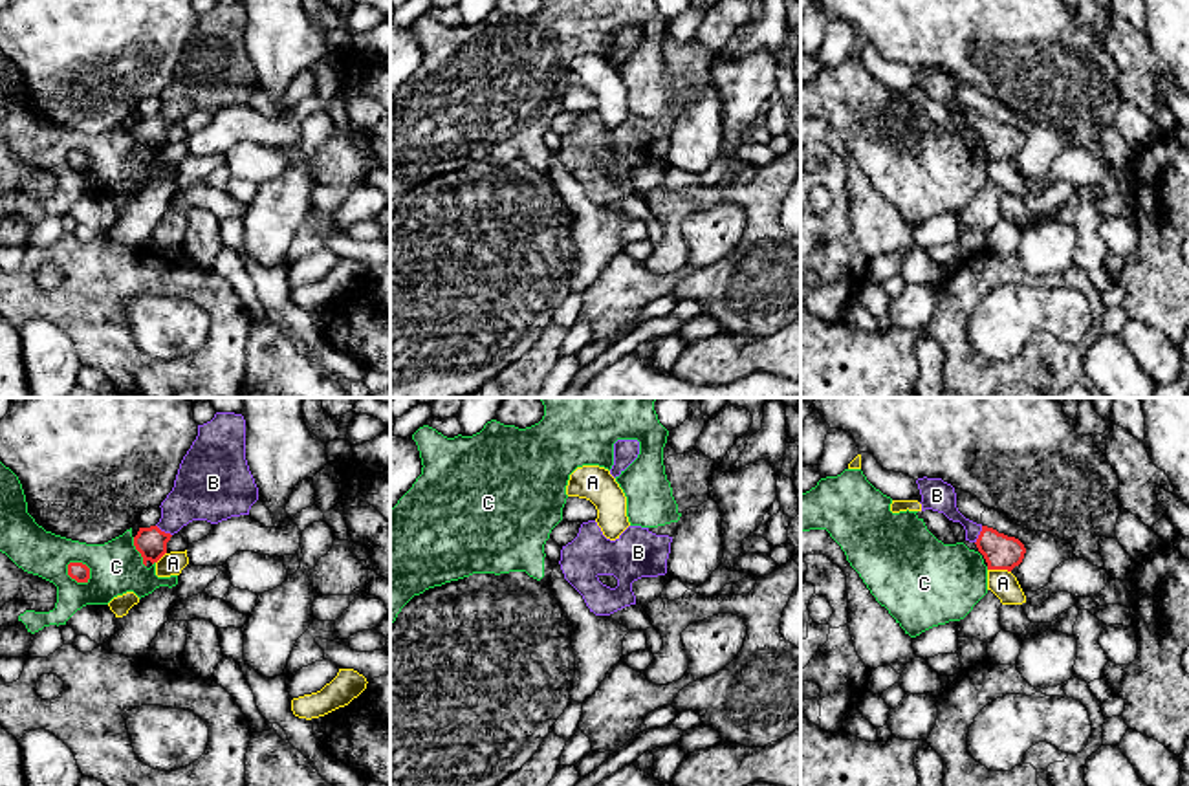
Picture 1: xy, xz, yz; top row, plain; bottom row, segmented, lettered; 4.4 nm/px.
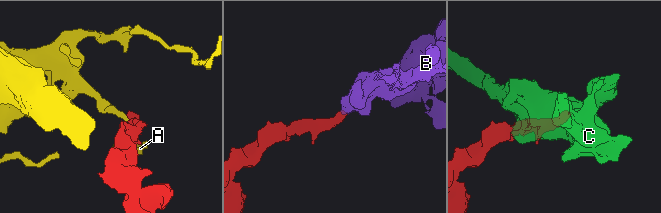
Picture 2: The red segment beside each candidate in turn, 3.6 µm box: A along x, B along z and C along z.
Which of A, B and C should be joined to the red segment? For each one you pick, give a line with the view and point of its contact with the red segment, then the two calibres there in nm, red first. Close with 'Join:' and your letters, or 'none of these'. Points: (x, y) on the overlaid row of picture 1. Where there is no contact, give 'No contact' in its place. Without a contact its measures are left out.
B: Touches red at yz (979, 535). Thickness 160 nm (red) against 140 nm
Join: B

